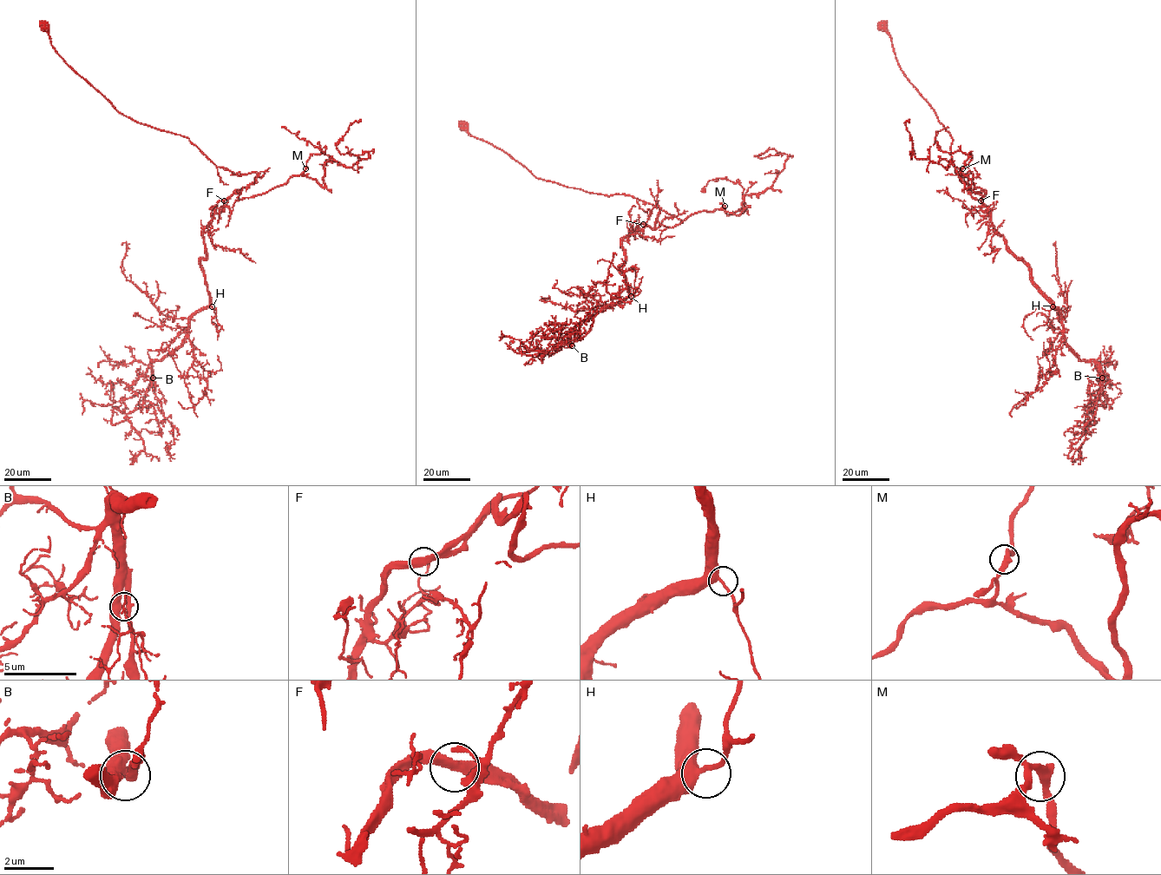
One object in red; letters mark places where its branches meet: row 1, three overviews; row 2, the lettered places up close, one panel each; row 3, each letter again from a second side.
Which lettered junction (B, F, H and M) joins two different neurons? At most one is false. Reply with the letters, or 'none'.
none

